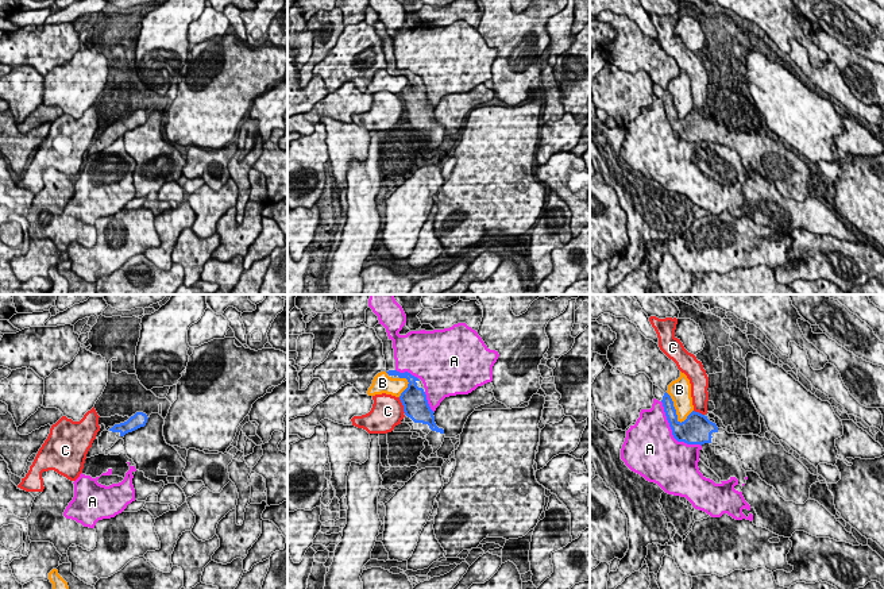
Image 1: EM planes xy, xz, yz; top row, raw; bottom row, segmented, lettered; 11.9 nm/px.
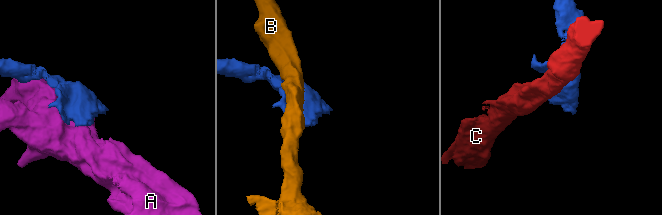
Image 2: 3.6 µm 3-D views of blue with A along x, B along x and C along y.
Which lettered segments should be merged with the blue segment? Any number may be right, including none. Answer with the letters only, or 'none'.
none

